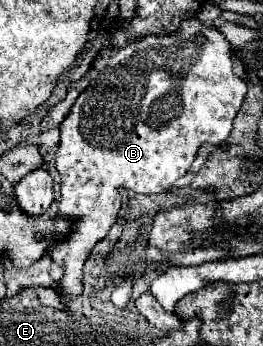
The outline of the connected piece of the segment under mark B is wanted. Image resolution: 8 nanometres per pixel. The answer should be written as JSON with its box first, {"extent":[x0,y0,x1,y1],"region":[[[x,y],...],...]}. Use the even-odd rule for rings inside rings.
{"extent":[51,18,247,311],"region":[[[198,18],[186,19],[181,23],[179,31],[175,35],[147,35],[147,37],[141,37],[139,41],[119,49],[119,51],[113,51],[111,57],[109,57],[109,63],[105,69],[101,69],[97,73],[97,77],[91,81],[91,85],[77,97],[75,101],[75,107],[71,107],[69,115],[65,117],[65,121],[61,123],[61,141],[59,141],[59,147],[57,147],[57,153],[55,153],[55,165],[59,169],[59,175],[61,175],[61,199],[59,199],[59,211],[57,215],[59,217],[73,217],[75,219],[75,227],[71,231],[71,235],[53,247],[51,251],[51,259],[63,267],[63,277],[59,279],[59,293],[61,293],[61,303],[65,305],[65,311],[69,311],[69,301],[79,297],[83,293],[83,265],[85,265],[85,259],[89,257],[89,253],[93,251],[93,247],[109,233],[111,225],[117,221],[117,213],[119,213],[119,207],[121,207],[121,189],[133,189],[135,193],[145,193],[145,195],[151,195],[151,193],[165,193],[173,187],[173,183],[181,177],[187,175],[189,167],[193,165],[195,157],[197,157],[197,151],[203,143],[213,143],[213,145],[219,145],[221,141],[227,139],[229,131],[231,131],[231,121],[233,117],[237,115],[239,107],[241,107],[241,101],[247,93],[247,85],[243,79],[239,79],[233,69],[231,69],[231,43],[226,39],[225,35],[221,31],[217,31],[215,27],[207,27]]]}

